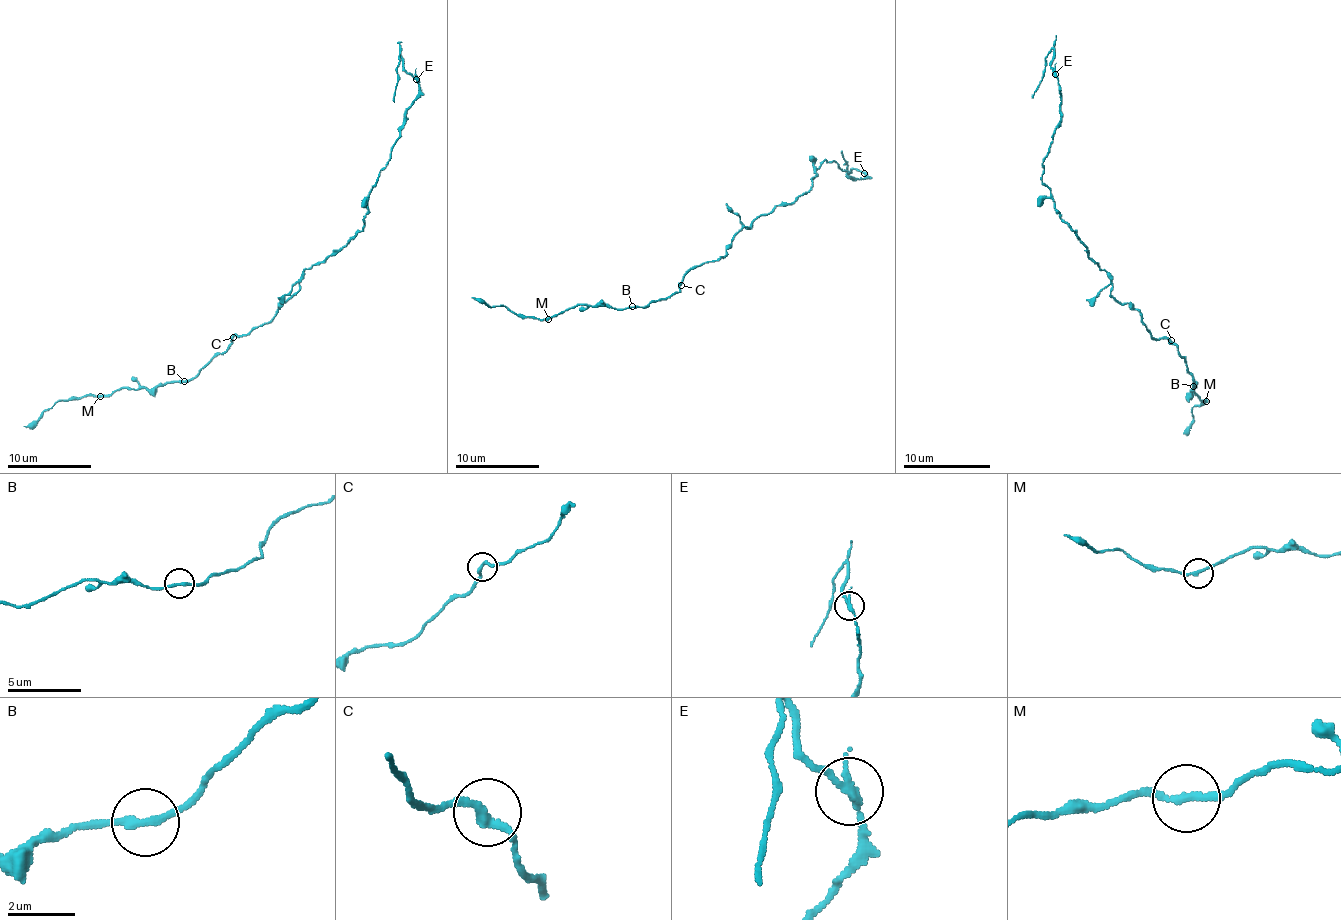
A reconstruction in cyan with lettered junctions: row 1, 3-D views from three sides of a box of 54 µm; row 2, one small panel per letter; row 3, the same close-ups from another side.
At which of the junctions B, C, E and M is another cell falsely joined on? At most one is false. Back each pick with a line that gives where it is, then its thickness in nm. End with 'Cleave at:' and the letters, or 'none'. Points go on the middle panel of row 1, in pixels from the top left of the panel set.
E: at (864, 173); 220 nm thick
Cleave at: E

